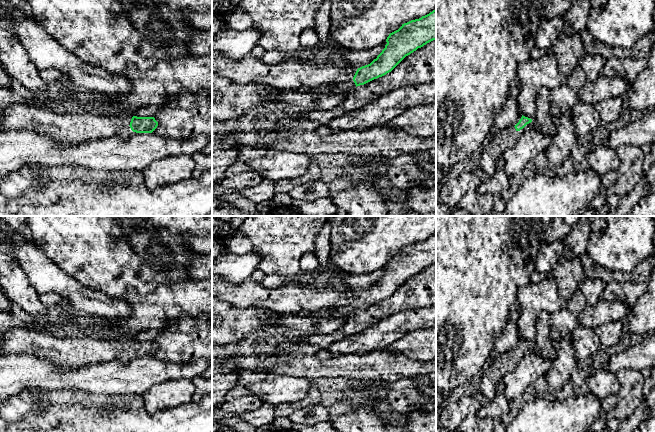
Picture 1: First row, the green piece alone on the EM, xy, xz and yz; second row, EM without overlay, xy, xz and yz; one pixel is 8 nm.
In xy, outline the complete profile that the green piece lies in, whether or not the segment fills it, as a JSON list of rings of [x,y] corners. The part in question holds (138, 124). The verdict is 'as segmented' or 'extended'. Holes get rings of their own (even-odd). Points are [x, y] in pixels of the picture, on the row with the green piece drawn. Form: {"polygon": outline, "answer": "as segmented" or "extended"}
{"polygon": [[[18,103],[11,105],[4,112],[0,121],[0,130],[33,130],[40,134],[48,135],[53,140],[63,144],[80,144],[99,138],[119,138],[127,140],[136,133],[152,133],[158,126],[154,117],[137,117],[129,113],[122,116],[107,116],[104,114],[91,113],[58,113],[51,109],[48,104],[32,106]]], "answer": "extended"}

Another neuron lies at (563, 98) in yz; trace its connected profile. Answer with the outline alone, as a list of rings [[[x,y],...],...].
[[[577,65],[562,86],[550,90],[550,111],[553,116],[572,117],[573,108],[579,101],[578,92],[587,82],[584,70]]]

